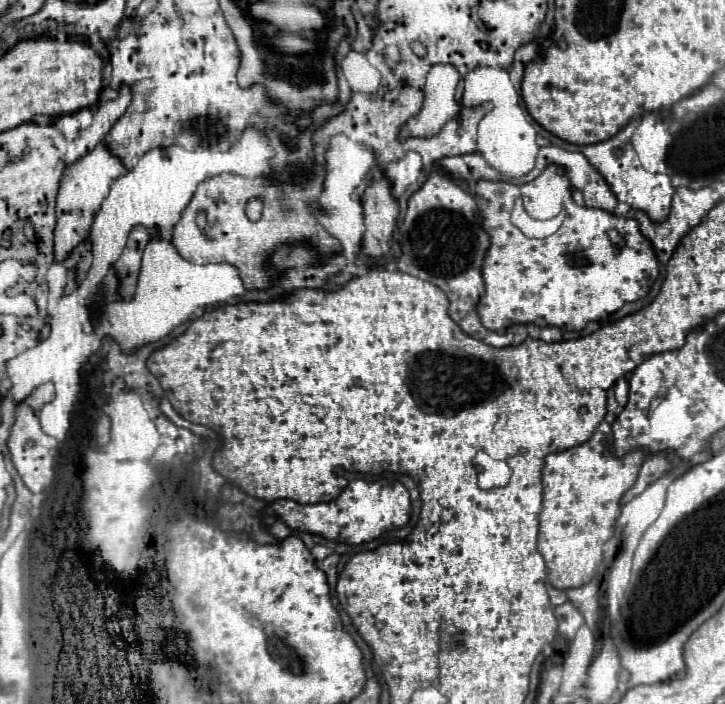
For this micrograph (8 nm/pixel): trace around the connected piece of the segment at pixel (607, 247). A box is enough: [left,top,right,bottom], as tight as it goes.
[476,165,658,333]

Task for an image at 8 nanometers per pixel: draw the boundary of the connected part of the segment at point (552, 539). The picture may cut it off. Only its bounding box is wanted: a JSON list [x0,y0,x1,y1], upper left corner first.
[538,433,646,587]

